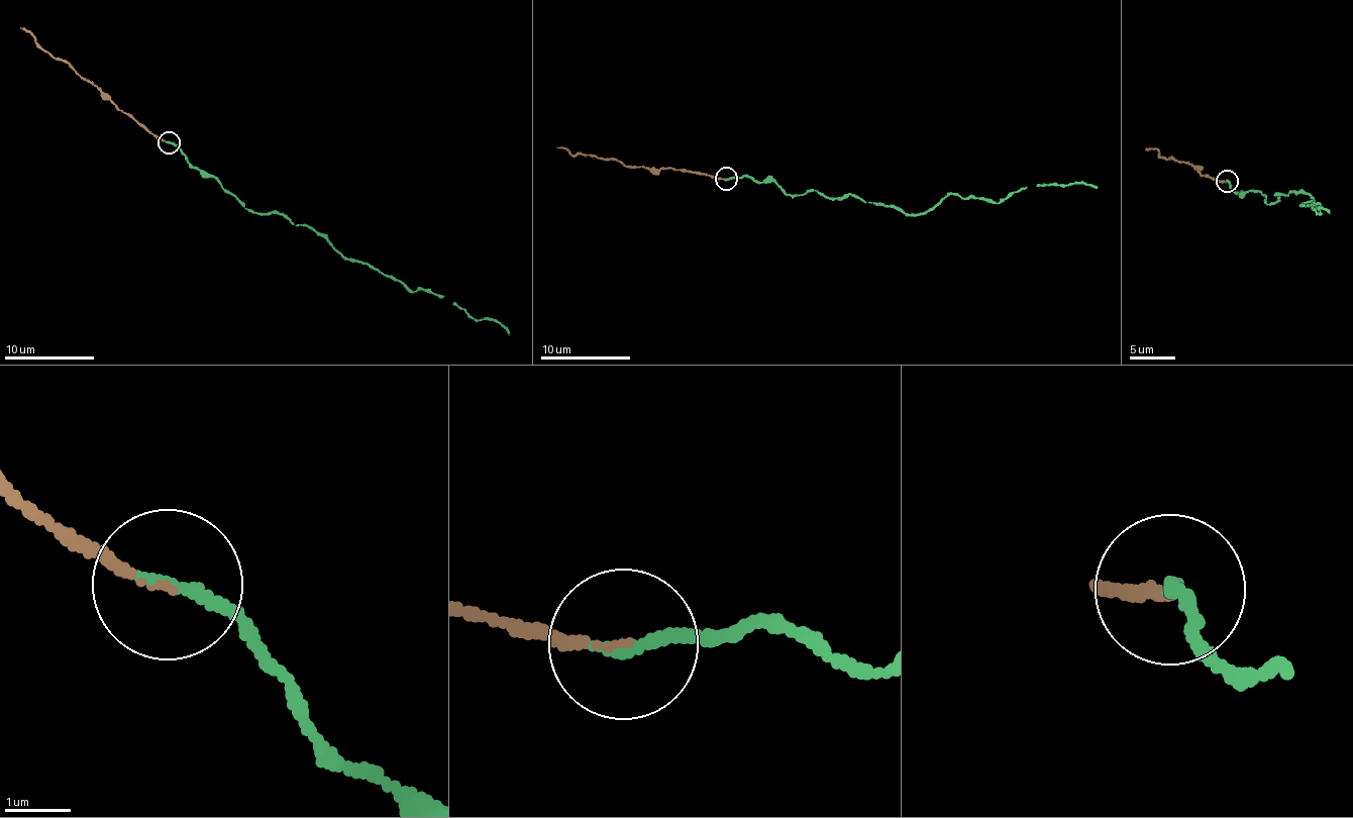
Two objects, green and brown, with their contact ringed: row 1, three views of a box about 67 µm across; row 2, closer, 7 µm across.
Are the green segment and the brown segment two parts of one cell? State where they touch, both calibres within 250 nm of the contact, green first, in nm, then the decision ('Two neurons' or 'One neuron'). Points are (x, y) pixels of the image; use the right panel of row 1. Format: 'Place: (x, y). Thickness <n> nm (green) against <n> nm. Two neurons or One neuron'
Place: (1227, 181). Thickness 200 nm (green) against 100 nm. One neuron

